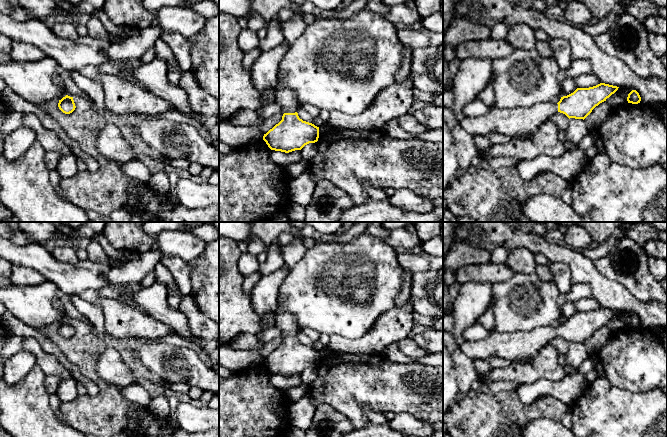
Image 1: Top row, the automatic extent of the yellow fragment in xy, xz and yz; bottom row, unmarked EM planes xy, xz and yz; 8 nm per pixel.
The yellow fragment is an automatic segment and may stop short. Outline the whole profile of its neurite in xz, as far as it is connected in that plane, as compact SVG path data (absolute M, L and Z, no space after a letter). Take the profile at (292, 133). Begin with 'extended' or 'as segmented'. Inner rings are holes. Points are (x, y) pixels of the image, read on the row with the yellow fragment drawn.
extended; M279 84L276 103L284 110L282 120L263 136L271 150L289 153L318 141L319 127L299 118L300 103L292 90Z

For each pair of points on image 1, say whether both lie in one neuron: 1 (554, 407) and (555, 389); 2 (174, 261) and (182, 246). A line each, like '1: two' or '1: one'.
1: two
2: two

